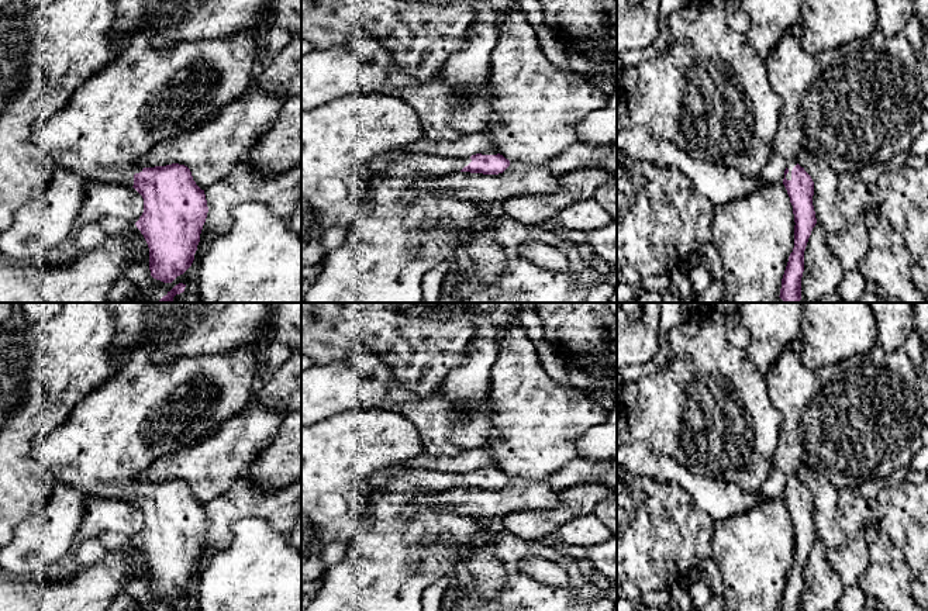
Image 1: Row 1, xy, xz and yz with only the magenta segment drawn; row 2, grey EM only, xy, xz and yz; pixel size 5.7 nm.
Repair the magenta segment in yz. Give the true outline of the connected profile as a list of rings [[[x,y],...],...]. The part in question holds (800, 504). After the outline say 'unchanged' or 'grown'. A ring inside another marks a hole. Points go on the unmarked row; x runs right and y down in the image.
[[[800,338],[789,344],[763,376],[767,396],[782,414],[773,463],[786,476],[783,500],[796,538],[794,563],[782,594],[780,611],[801,611],[804,566],[817,539],[813,521],[814,497],[798,480],[798,466],[807,463],[827,476],[838,490],[855,490],[866,480],[886,479],[908,466],[924,446],[920,438],[925,412],[918,396],[920,373],[904,348],[886,352],[876,345],[841,366],[817,372],[803,365],[801,348]]] | grown

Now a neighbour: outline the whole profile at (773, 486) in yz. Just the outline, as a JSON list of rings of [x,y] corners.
[[[773,467],[769,477],[760,489],[760,496],[766,498],[783,497],[786,486],[786,476],[777,467]]]

